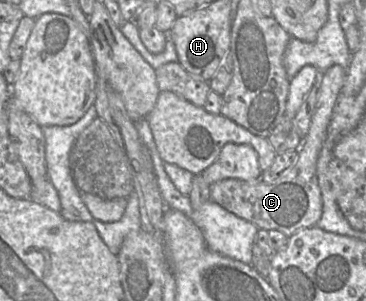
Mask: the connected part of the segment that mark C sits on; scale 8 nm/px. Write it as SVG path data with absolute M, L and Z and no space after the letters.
M334 65L318 75L319 96L310 129L303 142L299 156L280 178L273 182L239 180L228 178L211 186L209 201L257 227L258 230L278 231L291 236L301 229L316 226L323 214L323 198L317 179L317 163L335 106L345 85L347 68Z

